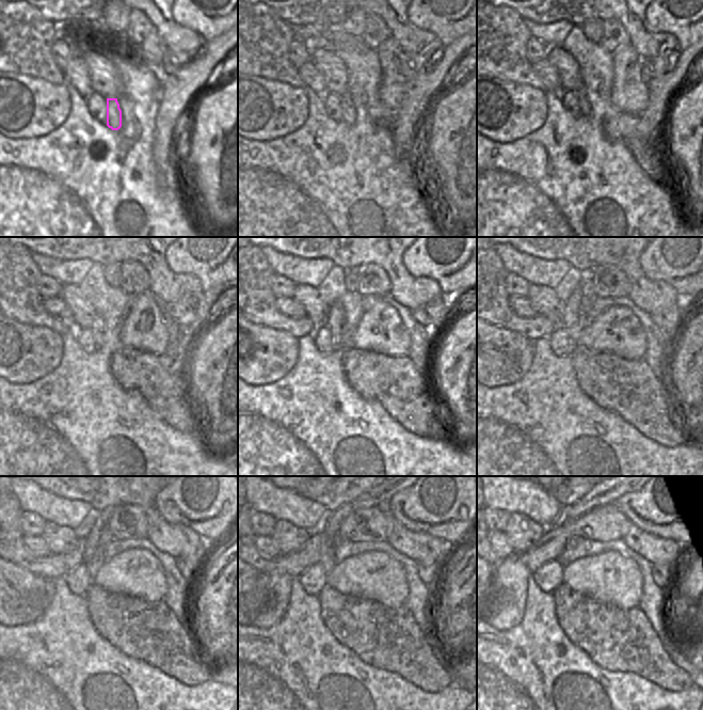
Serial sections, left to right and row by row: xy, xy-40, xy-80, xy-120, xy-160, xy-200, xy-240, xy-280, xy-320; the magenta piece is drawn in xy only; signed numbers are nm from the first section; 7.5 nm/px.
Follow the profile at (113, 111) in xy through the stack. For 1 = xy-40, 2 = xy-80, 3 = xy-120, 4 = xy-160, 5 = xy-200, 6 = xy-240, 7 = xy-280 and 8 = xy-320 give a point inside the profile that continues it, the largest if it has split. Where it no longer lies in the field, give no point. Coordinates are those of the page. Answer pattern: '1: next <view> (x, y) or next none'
1: next xy-40 (348, 111)
2: next xy-80 (584, 105)
3: next xy-120 (98, 332)
4: next xy-160 (335, 321)
5: next xy-200 (574, 319)
6: next xy-240 (94, 554)
7: next xy-280 (378, 498)
8: next xy-320 (596, 498)

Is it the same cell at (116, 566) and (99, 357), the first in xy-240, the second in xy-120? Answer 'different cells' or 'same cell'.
different cells

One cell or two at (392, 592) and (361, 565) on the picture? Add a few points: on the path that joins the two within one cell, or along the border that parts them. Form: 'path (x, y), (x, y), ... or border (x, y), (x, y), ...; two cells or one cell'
path (384, 584), (377, 577), (368, 572); one cell

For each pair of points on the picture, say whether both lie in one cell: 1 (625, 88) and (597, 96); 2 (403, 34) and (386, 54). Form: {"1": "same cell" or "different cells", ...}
{"1": "different cells", "2": "different cells"}

